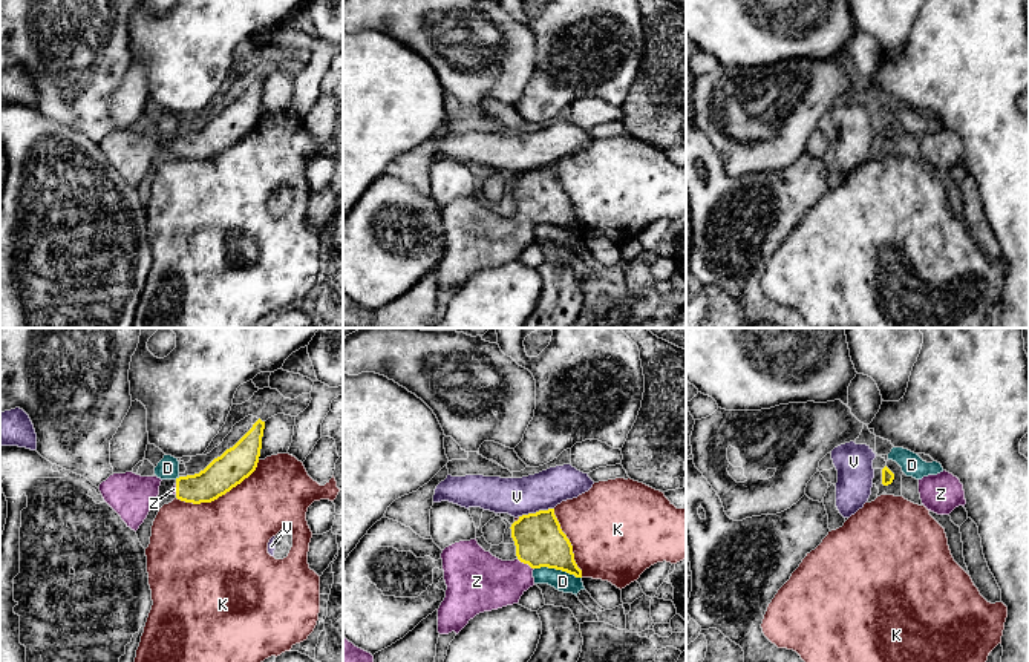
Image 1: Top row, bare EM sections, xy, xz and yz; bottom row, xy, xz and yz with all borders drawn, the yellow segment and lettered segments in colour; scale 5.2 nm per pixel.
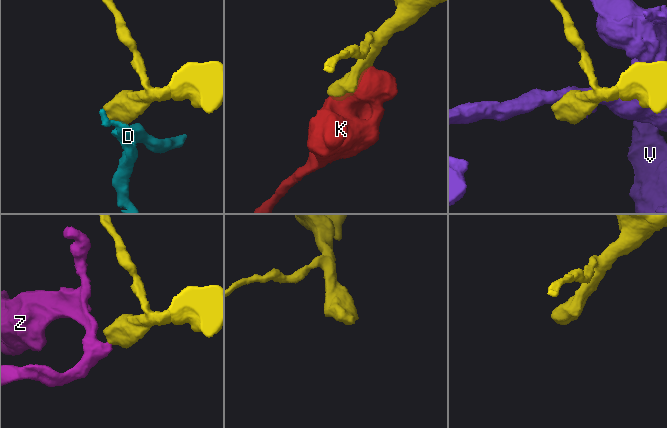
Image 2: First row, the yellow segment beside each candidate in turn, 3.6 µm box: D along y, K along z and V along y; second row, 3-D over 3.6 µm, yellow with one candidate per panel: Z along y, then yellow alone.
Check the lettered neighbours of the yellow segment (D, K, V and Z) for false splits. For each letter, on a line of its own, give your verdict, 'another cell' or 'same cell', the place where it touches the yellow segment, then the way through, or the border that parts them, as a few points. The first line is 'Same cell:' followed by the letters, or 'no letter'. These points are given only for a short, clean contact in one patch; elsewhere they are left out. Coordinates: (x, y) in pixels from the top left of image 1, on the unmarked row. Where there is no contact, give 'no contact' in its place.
Same cell: Z
D: another cell; meets yellow in xz at (558, 226); border along xz (535, 224), (555, 224), (581, 235)
K: another cell; meets yellow in xy at (219, 152)
V: another cell; meets yellow in xz at (536, 169); border along xz (553, 164), (519, 173)
Z: same cell; meets yellow in xz at (525, 219); runs through xz (539, 198), (525, 219), (503, 239), (483, 239)

